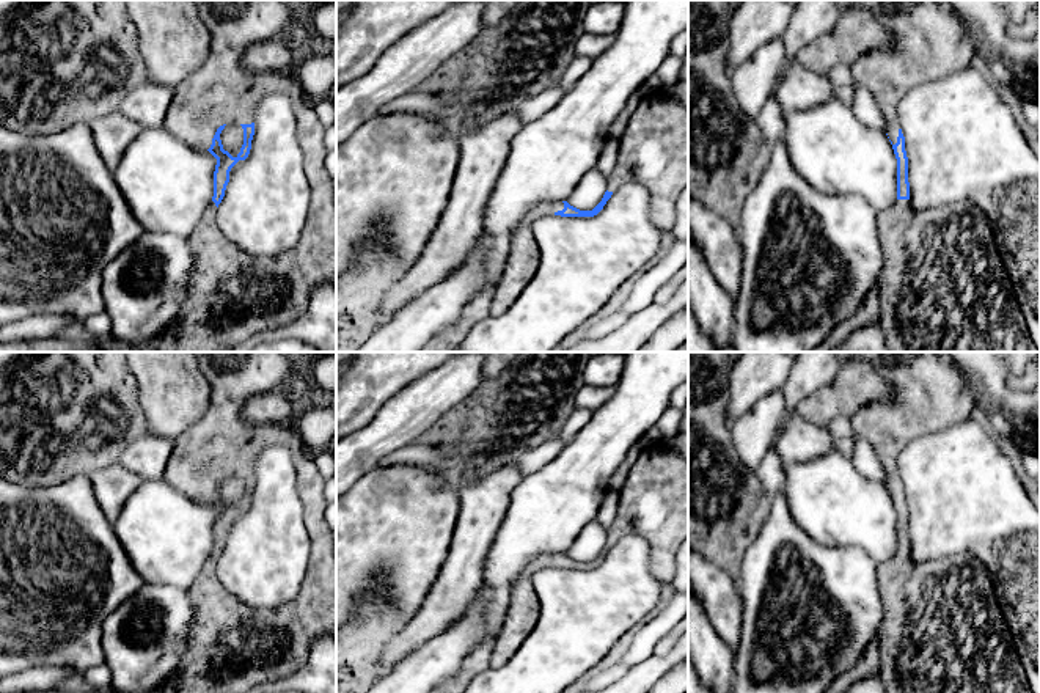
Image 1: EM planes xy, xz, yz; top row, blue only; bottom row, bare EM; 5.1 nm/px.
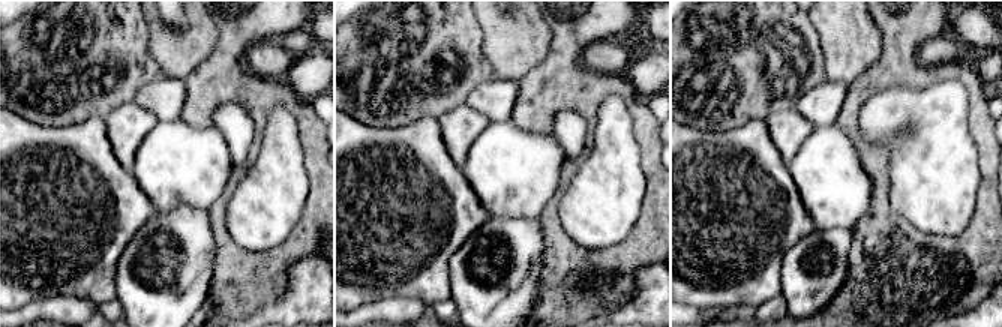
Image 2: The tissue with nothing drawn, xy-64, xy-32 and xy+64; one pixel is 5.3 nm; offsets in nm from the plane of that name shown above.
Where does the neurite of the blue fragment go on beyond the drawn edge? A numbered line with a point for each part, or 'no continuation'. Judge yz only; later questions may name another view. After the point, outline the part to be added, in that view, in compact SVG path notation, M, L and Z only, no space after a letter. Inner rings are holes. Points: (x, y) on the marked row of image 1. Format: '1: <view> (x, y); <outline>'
1: yz (927, 44); M834 0L845 8L869 9L892 35L888 47L859 57L851 66L856 85L866 88L875 99L884 118L886 134L892 145L899 137L897 107L914 86L957 74L971 66L976 55L972 42L965 42L966 27L949 0Z

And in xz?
1: xz (523, 260); M545 201L533 206L511 233L509 256L495 286L490 316L503 314L523 292L540 264L540 248L533 233L533 223L542 215L555 215L564 209L562 201Z

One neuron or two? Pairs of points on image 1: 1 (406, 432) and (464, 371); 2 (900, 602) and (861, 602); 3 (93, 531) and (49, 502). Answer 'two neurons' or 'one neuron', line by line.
1: one neuron
2: two neurons
3: one neuron

